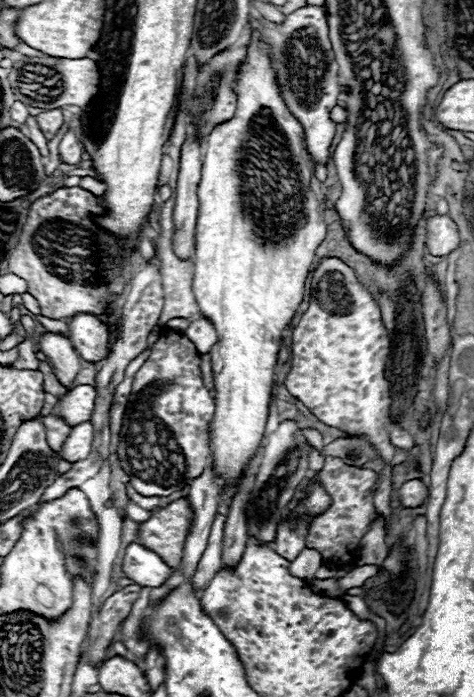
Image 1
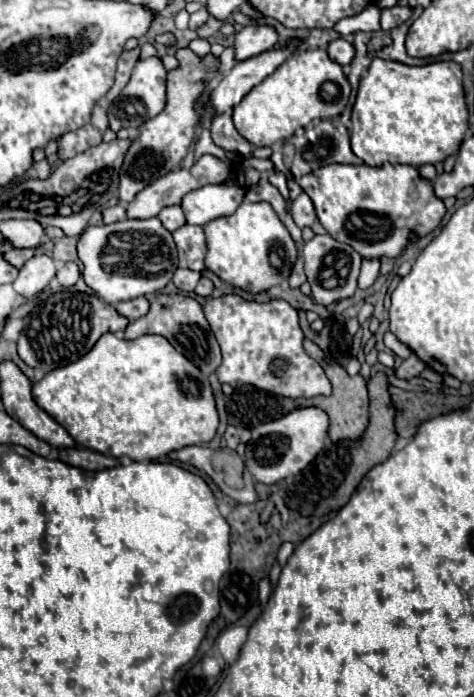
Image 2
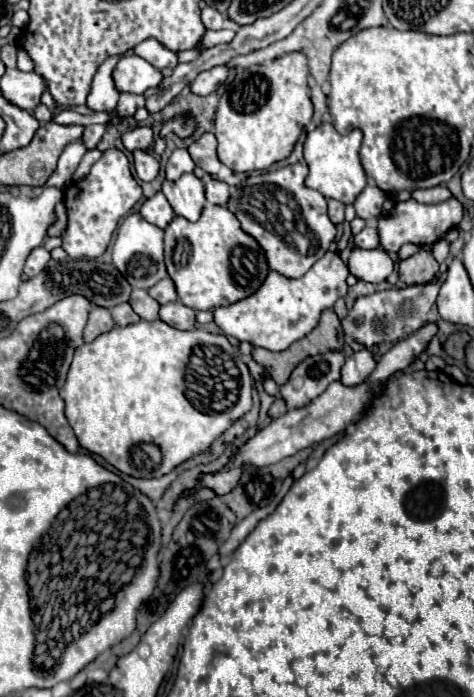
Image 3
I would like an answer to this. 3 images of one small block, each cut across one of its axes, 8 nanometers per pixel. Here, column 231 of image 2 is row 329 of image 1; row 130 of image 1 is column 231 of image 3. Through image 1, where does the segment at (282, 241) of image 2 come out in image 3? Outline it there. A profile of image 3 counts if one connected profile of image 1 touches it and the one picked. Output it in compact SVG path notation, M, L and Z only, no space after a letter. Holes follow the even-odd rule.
M206 204L198 222L176 216L164 230L164 254L178 298L192 310L214 310L248 298L270 272L262 246L242 230L228 208L216 204Z

